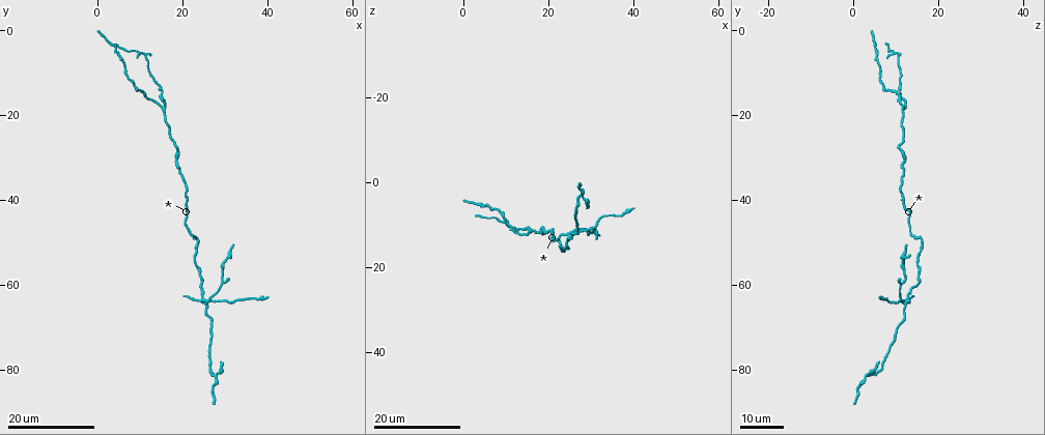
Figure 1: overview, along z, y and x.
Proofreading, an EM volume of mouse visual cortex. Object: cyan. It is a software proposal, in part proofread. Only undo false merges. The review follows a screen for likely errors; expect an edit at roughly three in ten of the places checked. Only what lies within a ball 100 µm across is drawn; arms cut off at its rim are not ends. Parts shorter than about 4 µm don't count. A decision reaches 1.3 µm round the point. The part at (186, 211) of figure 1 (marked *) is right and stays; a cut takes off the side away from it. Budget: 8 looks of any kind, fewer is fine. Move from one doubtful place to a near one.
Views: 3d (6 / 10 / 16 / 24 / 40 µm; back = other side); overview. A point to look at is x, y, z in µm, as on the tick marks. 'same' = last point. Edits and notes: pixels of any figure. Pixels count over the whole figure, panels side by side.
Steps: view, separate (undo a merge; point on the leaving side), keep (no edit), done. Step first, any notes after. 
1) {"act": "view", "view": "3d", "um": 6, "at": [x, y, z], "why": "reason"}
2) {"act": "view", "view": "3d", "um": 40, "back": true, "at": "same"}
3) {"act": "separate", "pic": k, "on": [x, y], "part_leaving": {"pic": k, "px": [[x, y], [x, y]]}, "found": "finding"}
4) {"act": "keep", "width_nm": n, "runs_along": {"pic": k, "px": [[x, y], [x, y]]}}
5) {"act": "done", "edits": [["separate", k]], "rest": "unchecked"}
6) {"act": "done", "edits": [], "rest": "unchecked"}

{"act": "view", "view": "3d", "um": 16, "at": [15.0, 18.5, 11.5], "why": "three arms meet"}

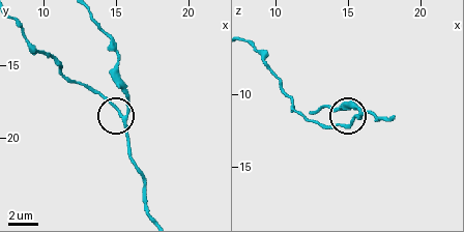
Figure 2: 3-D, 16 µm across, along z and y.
{"act": "view", "view": "3d", "um": 6, "at": "same"}

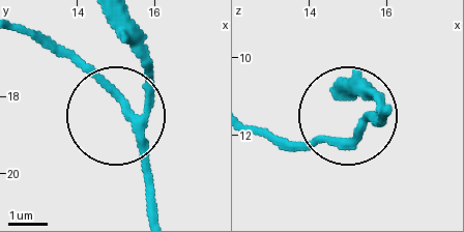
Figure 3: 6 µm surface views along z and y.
{"act": "keep", "runs_along": {"pic": 3, "px": [[154, 207], [132, 121], [144, 98], [144, 32]]}, "found": "all the same cell"}

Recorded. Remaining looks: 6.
{"act": "view", "view": "3d", "um": 16, "at": [24.5, 60.0, 14.5], "why": "calibre changes"}

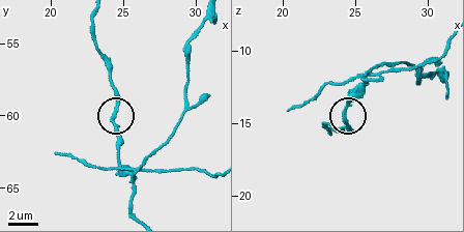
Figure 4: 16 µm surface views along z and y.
{"act": "view", "view": "3d", "um": 6, "at": [24.4, 60.4, 14.2]}

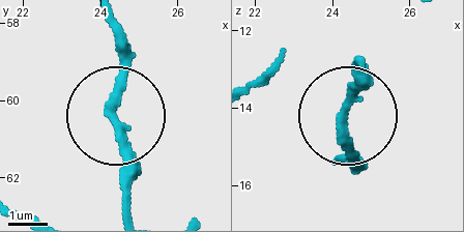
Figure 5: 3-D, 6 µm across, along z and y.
{"act": "keep", "runs_along": {"pic": 5, "px": [[111, 22], [127, 187]]}, "found": "all the same cell"}

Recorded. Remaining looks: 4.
{"act": "view", "view": "3d", "um": 16, "at": [28.0, 81.0, 2.5], "why": "branch point"}

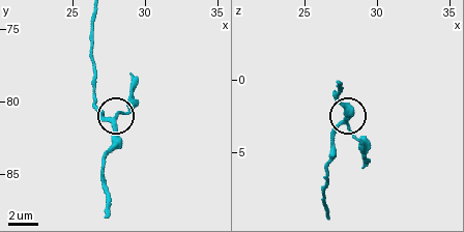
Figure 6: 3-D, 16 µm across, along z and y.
{"act": "view", "view": "3d", "um": 10, "at": [28.0, 81.4, 3.0], "why": "closer look"}

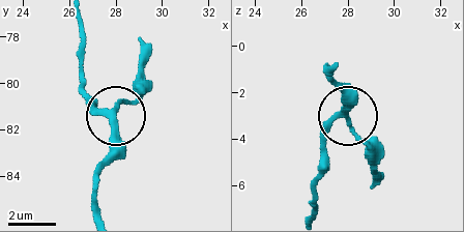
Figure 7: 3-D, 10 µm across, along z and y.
{"act": "keep", "width_nm": 240, "found": "all the same cell"}

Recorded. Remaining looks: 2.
{"act": "view", "view": "3d", "um": 16, "at": [25.5, 64.0, 11.5]}

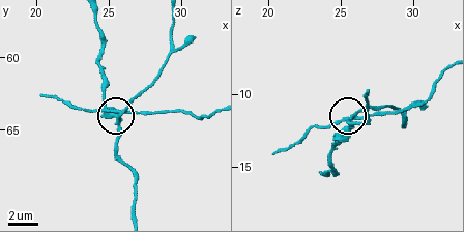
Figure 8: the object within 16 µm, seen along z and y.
{"act": "view", "view": "3d", "um": 10, "at": "same"}

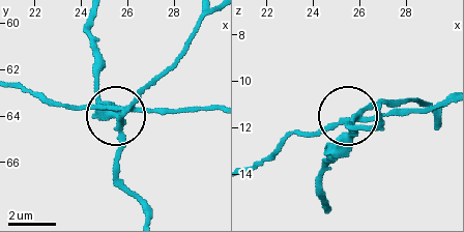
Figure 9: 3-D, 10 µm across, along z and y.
{"act": "separate", "pic": 9, "on": [135, 96], "width_nm": 260, "part_leaving": {"pic": 9, "px": [[121, 122], [133, 113], [210, 107]]}, "found": "a second cell is stuck on"}

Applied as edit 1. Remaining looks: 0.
{"act": "done", "edits": [["separate", 9]], "rest": "unchecked"}

